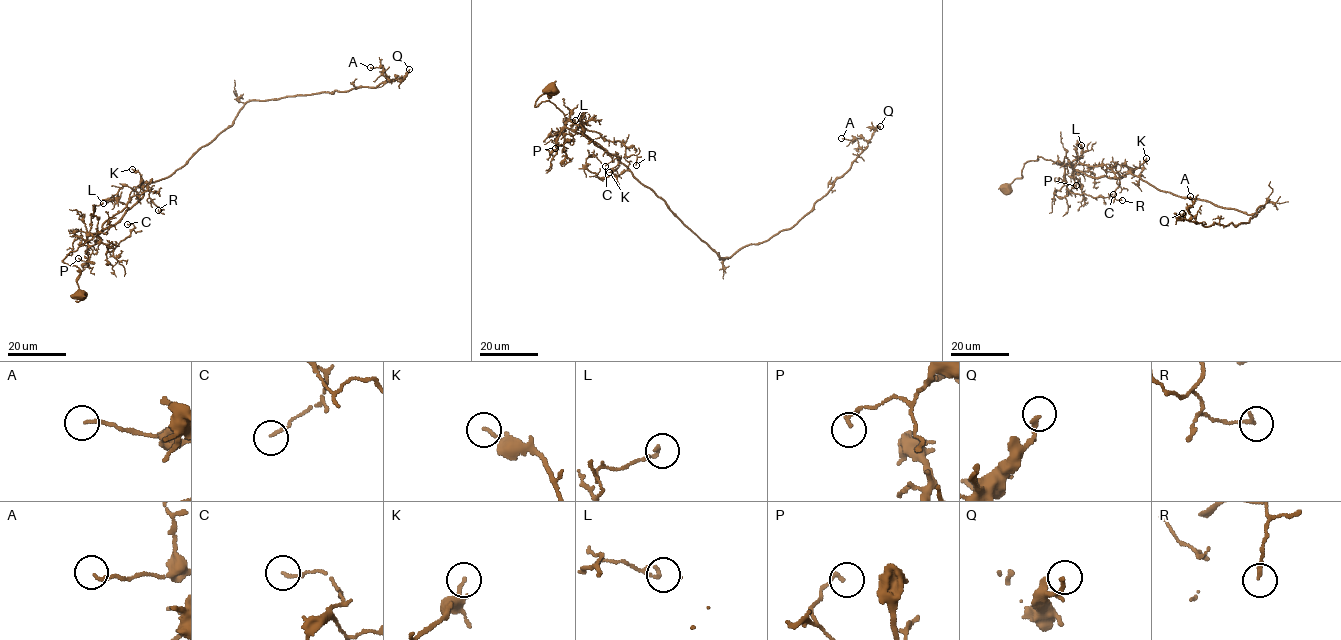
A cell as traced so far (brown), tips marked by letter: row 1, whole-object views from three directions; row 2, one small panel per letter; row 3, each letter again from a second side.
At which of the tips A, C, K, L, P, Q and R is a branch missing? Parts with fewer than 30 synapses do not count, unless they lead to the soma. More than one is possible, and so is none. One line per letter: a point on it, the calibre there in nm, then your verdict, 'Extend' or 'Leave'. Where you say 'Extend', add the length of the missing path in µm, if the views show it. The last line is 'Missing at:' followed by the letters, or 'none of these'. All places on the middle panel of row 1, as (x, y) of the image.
A: Place: (841, 138). Thickness 110 nm. Leave
C: Place: (605, 166). Thickness 110 nm. Leave
K: Place: (609, 172). Thickness 150 nm. Leave
L: Place: (575, 120). Thickness 170 nm. Leave
P: Place: (555, 148). Thickness 140 nm. Leave
Q: Place: (880, 126). Thickness 170 nm. Leave
R: Place: (636, 165). Thickness 150 nm. Leave
Missing at: none of these

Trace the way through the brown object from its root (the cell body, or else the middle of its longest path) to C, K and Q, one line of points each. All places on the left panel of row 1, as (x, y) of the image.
C: (80, 294), (79, 269), (64, 263), (64, 258), (94, 236), (110, 251), (134, 228), (127, 224)
K: (80, 294), (79, 269), (62, 261), (139, 202), (141, 176), (132, 169)
Q: (80, 294), (79, 269), (64, 258), (122, 219), (144, 186), (184, 165), (247, 102), (374, 88), (409, 69)

